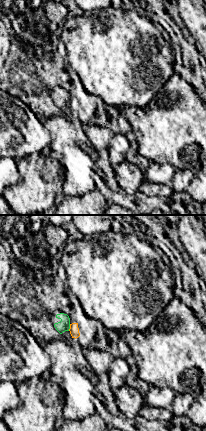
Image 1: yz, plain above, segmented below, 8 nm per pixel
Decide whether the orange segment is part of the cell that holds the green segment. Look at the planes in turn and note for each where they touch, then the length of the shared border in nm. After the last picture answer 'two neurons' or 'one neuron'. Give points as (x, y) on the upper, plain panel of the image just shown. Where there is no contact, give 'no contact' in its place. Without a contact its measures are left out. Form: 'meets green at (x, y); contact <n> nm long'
meets green at (69, 103); contact 60 nm long

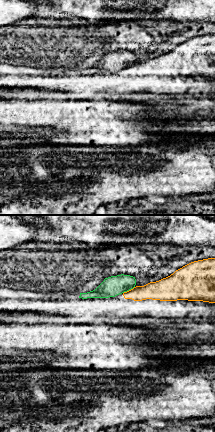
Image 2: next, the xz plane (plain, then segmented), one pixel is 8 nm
meets green at (128, 66); contact 110 nm long

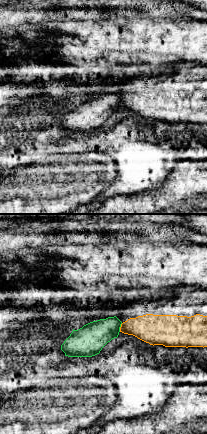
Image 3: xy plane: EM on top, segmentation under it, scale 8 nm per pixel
meets green at (120, 102); contact 80 nm long

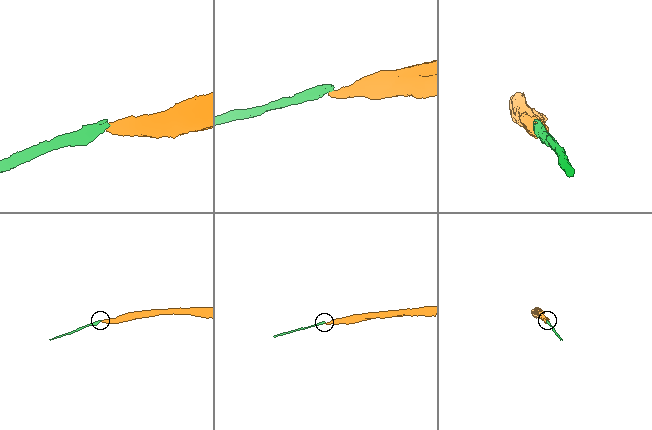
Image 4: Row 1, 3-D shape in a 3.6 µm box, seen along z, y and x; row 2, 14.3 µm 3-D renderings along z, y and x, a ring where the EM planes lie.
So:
two neurons

